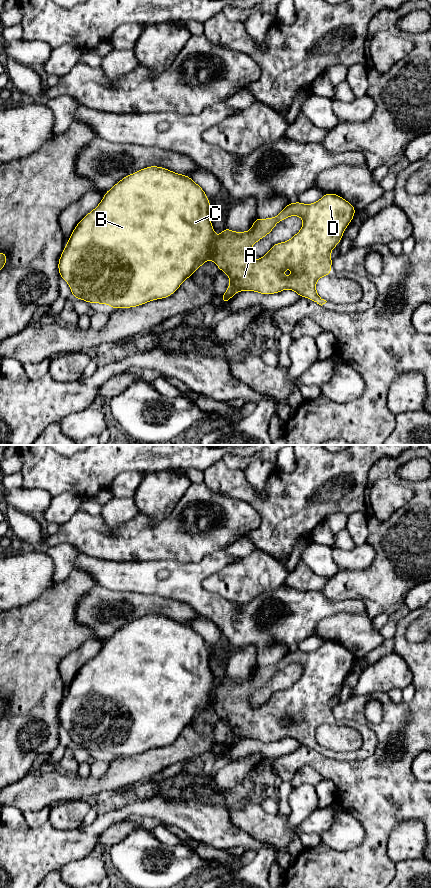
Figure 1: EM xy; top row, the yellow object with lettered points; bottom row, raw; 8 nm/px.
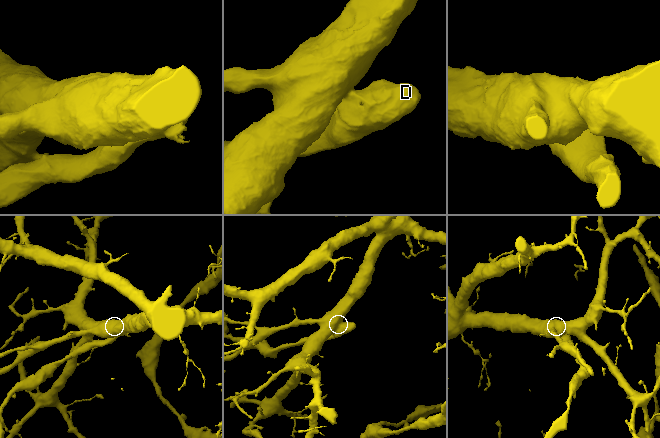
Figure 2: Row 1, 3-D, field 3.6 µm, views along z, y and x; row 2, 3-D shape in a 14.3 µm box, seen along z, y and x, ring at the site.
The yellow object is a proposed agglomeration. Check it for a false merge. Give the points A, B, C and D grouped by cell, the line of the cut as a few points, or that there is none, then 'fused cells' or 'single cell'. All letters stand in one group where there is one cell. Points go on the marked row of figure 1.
A D / B C | xy (216, 236), (209, 258) | fused cells

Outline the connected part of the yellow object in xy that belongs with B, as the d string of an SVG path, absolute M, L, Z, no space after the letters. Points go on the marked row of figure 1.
M149 166L122 178L105 192L104 198L97 207L79 221L59 258L59 276L68 283L72 296L76 299L87 303L106 304L114 309L137 307L153 300L167 298L175 293L188 277L193 276L197 268L202 267L210 259L215 237L211 223L211 205L205 191L188 175L178 174L160 166Z

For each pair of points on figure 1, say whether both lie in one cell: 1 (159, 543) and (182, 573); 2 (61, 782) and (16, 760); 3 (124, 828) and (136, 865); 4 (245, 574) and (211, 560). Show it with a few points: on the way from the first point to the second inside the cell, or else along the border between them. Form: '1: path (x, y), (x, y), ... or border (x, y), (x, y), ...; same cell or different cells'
1: border (148, 560), (175, 560), (195, 563); different cells
2: border (32, 769), (21, 779), (13, 783); different cells
3: border (142, 827), (131, 831), (108, 849); different cells
4: border (240, 558), (226, 564), (205, 578); different cells

